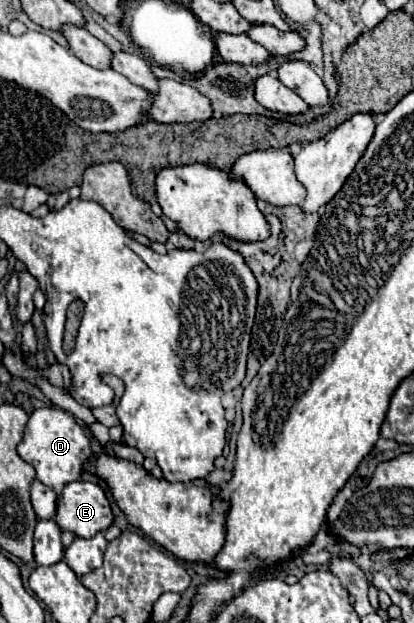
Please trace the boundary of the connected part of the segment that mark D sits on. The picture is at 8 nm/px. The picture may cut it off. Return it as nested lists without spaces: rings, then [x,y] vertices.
[[[41,407],[35,409],[25,425],[23,439],[17,445],[19,457],[33,465],[37,471],[37,479],[51,487],[57,495],[61,495],[63,487],[71,481],[77,481],[83,471],[83,463],[91,457],[91,441],[85,435],[83,427],[75,421],[75,417],[59,407]]]

